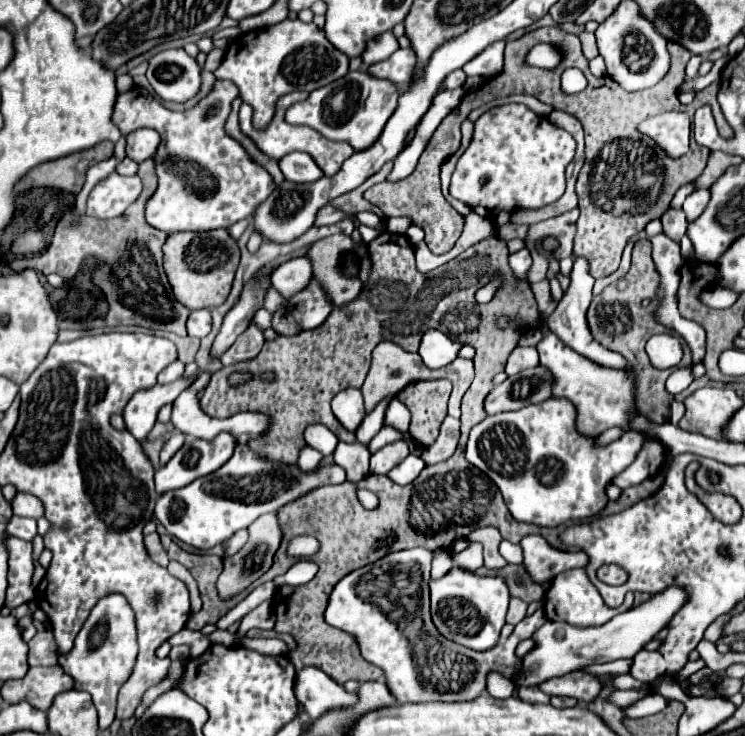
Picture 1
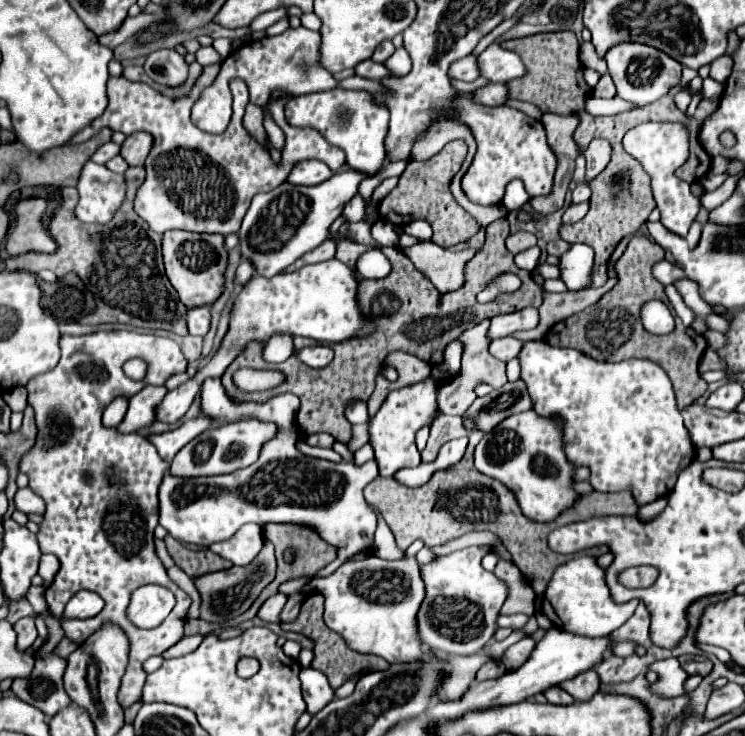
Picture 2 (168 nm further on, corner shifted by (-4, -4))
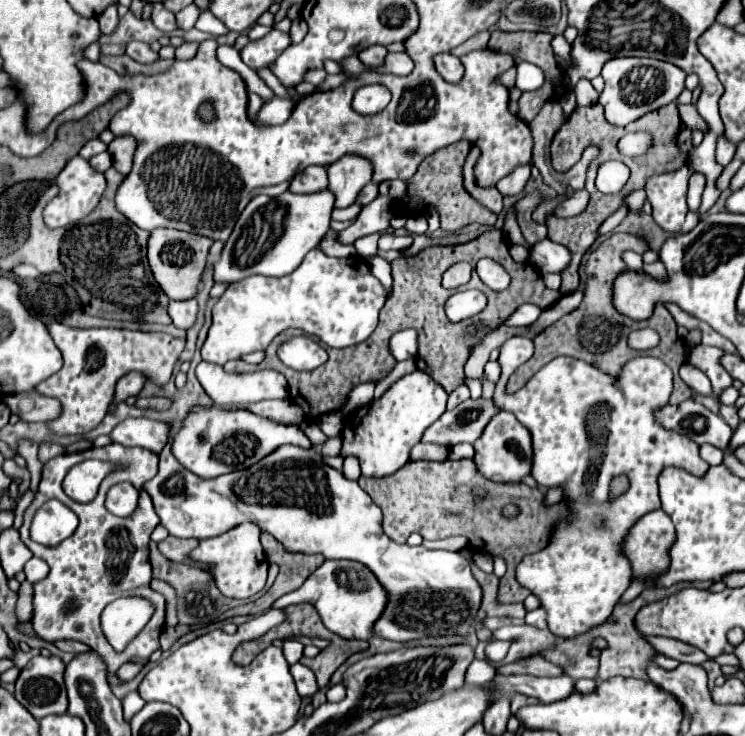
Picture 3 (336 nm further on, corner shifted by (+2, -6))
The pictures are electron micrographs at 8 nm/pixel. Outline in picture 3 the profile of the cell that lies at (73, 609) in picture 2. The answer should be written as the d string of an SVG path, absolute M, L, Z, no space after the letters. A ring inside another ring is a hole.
M36 656L20 672L14 696L36 720L68 710L64 668L66 666L58 656Z

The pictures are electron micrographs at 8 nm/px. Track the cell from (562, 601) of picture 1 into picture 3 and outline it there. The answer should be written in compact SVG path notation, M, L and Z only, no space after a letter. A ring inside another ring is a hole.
M512 336L500 346L500 378L496 382L496 390L492 402L498 410L512 412L518 422L528 428L532 436L532 472L530 476L542 488L564 488L562 500L572 512L572 518L564 518L552 528L552 542L536 554L524 556L516 568L516 578L522 586L526 586L532 594L536 594L542 602L542 608L548 612L550 632L560 638L576 638L586 630L604 624L612 616L612 606L618 604L618 598L632 582L632 566L628 556L622 550L622 542L628 530L648 512L660 508L658 496L658 474L664 466L676 464L696 476L704 476L708 472L708 464L698 454L698 444L682 434L672 434L668 430L660 430L654 422L654 408L668 404L668 396L672 392L672 370L660 362L658 358L640 356L630 360L624 366L624 374L620 378L612 378L592 364L568 356L558 356L548 362L542 370L538 370L524 388L516 394L504 394L506 380L510 374L530 360L534 354L534 344L526 336ZM626 474L630 480L630 488L612 498L610 496L610 480L614 476Z

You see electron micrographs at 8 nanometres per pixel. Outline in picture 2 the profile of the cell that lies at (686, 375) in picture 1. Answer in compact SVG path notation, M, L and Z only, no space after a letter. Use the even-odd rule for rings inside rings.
M706 350L704 356L702 356L702 360L700 360L698 372L704 374L704 372L708 372L708 370L722 370L722 368L724 368L724 364L722 364L720 356L718 356L714 350Z

